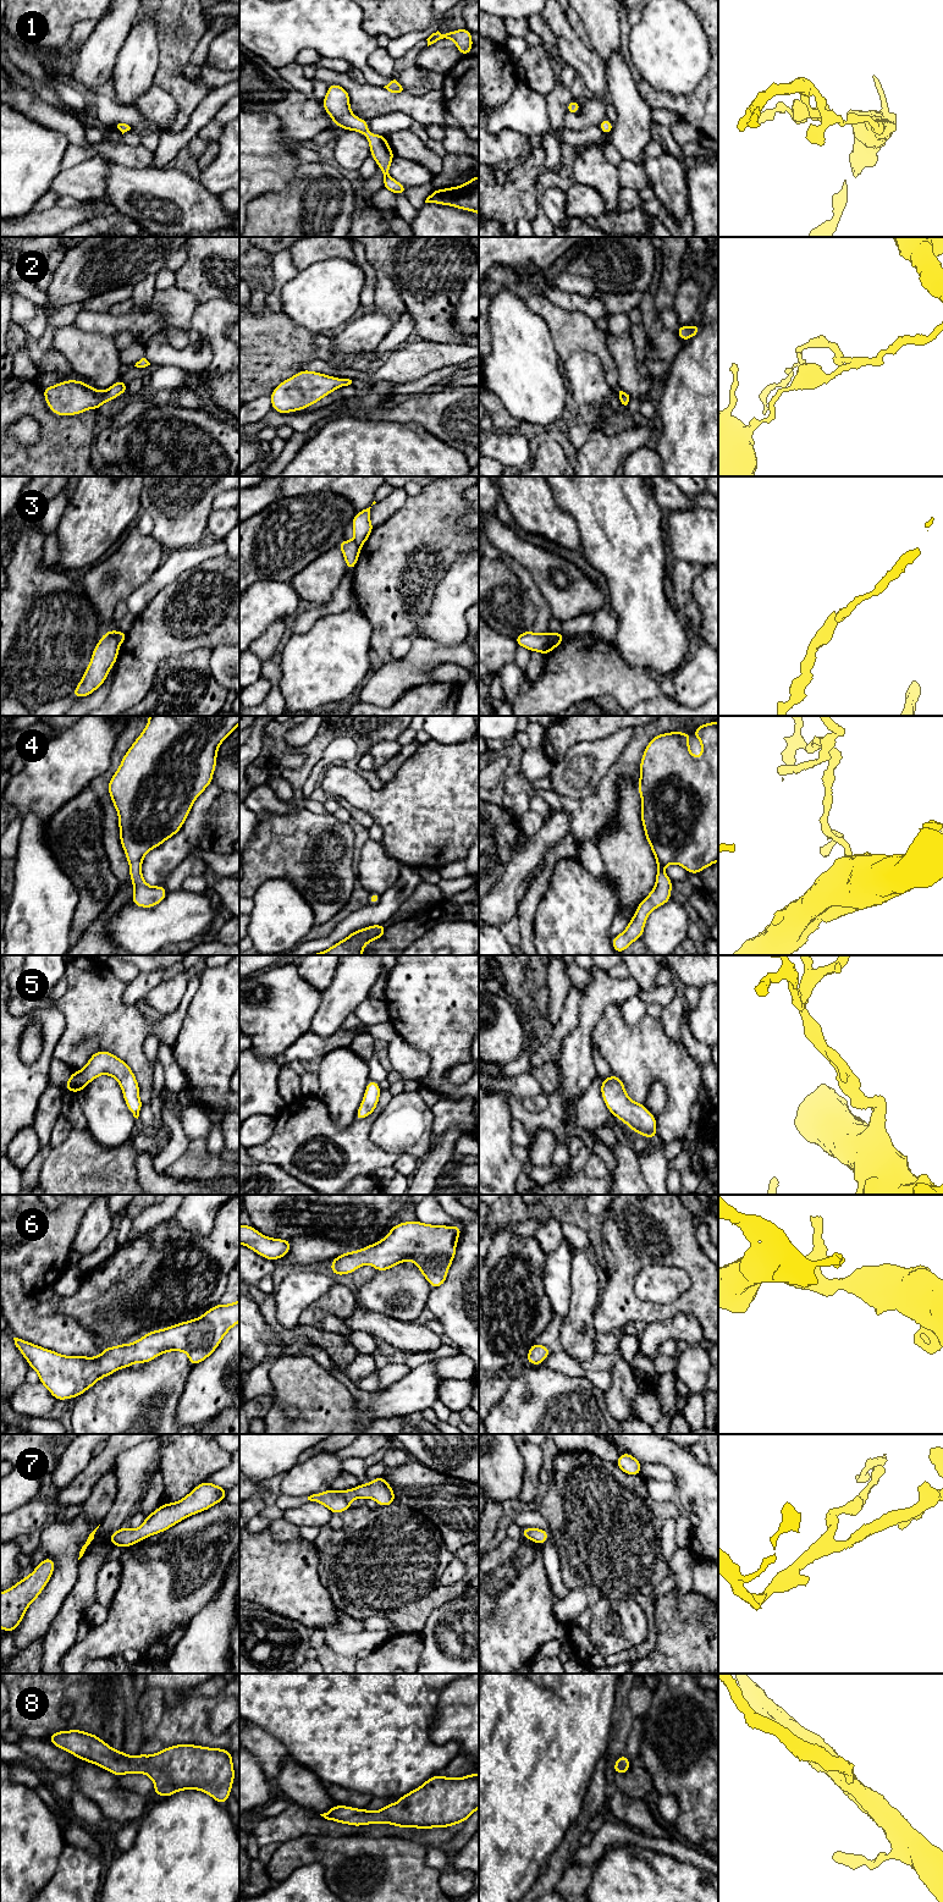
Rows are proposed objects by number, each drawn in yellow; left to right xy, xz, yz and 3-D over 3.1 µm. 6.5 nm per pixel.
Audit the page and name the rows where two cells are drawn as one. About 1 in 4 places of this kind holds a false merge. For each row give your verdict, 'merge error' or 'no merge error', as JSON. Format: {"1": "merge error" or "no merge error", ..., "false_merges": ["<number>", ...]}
{"1": "no merge error", "2": "no merge error", "3": "merge error", "4": "no merge error", "5": "no merge error", "6": "no merge error", "7": "no merge error", "8": "no merge error", "false_merges": ["3"]}

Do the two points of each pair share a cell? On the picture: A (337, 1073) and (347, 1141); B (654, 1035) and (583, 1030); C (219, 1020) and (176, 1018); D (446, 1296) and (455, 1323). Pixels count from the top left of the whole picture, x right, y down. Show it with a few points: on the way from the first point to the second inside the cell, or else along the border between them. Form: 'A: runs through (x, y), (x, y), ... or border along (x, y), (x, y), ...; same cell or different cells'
A: border along (326, 1104), (337, 1128), (346, 1128), (354, 1122); different cells
B: border along (607, 1007), (593, 1029), (590, 1042); different cells
C: border along (196, 992), (177, 1040), (172, 1045); different cells
D: runs through (447, 1302), (455, 1311), (455, 1317); same cell

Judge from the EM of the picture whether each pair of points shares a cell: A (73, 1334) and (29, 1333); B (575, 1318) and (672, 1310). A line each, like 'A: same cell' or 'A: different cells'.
A: same cell
B: different cells

